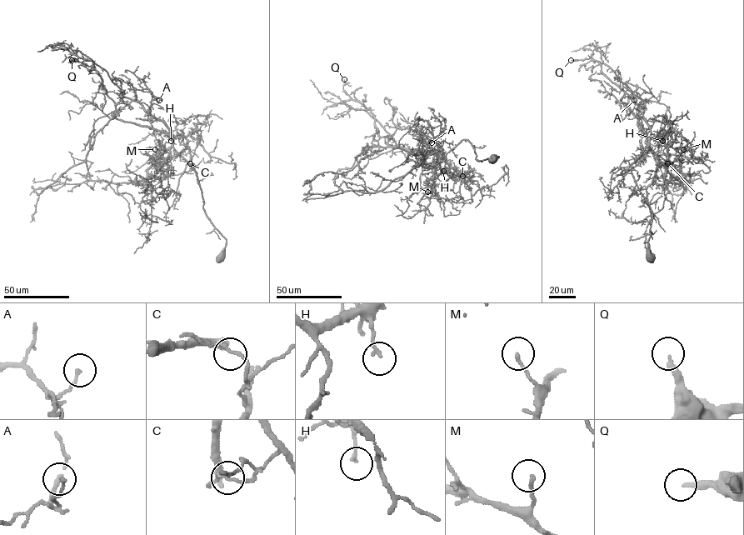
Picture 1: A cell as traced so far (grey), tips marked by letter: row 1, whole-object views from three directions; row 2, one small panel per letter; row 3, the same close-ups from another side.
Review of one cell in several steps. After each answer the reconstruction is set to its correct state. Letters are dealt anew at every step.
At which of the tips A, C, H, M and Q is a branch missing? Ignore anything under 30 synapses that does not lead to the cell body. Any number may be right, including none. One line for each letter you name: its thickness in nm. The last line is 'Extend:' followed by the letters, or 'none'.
Q: calibre 200 nm
Extend: Q

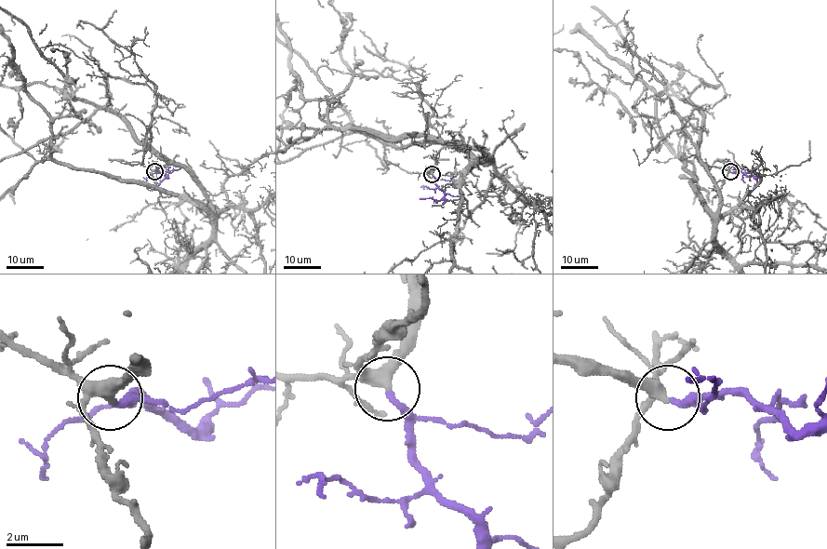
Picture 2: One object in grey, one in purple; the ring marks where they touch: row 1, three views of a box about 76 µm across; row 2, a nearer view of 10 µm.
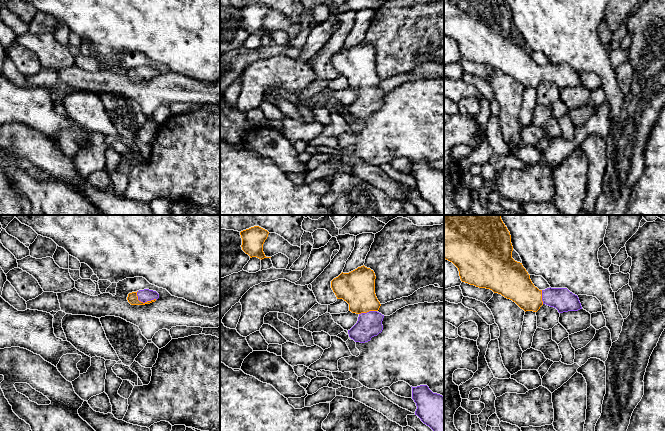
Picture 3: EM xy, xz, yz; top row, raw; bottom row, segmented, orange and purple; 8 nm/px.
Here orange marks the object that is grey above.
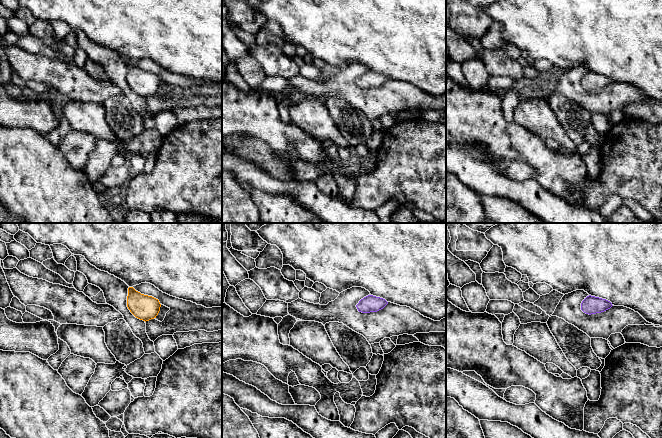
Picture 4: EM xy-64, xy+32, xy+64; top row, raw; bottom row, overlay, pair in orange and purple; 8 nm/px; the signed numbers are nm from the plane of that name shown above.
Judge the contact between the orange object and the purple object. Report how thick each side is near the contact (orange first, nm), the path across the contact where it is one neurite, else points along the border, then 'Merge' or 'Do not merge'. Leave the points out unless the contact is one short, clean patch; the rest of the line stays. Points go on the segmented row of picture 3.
Thickness 90 nm (orange) against 100 nm. Path across: xy (132, 298), (145, 302), (145, 295). Merge

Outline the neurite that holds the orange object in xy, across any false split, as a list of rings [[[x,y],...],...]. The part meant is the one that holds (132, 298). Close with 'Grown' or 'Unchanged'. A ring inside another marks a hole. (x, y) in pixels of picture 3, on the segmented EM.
[[[144,289],[128,294],[127,300],[131,305],[145,305],[155,302],[159,298],[156,291]]]. Grown

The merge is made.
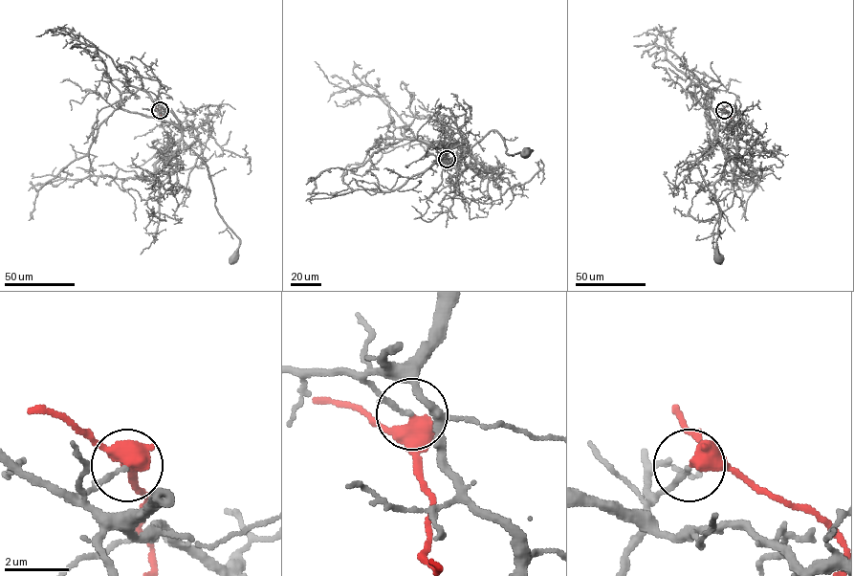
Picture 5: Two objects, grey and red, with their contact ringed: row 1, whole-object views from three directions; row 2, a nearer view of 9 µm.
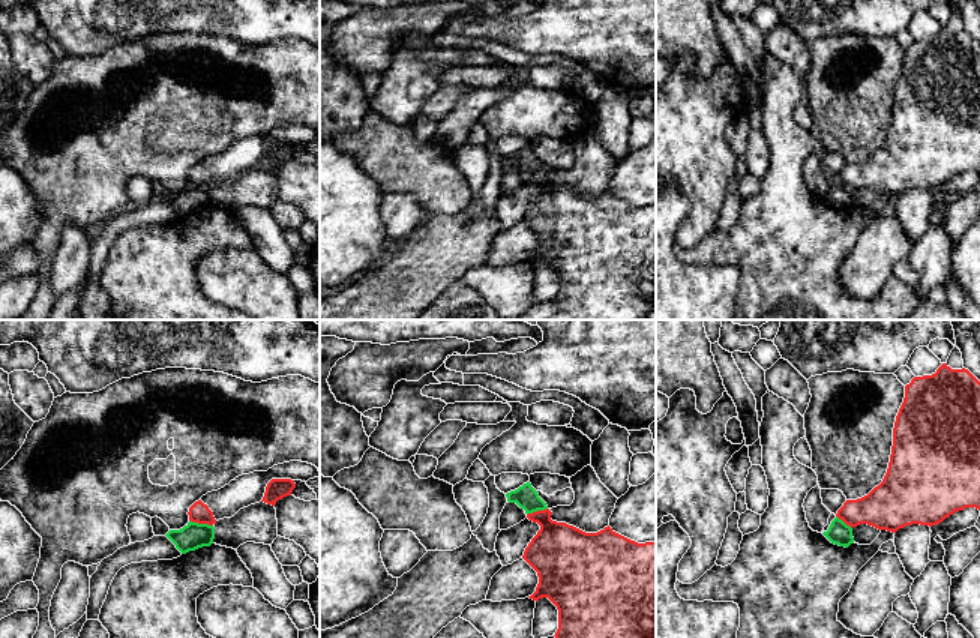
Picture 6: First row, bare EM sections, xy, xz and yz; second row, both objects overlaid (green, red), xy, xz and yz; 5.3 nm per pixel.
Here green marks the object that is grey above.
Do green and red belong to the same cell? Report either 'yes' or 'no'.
no

